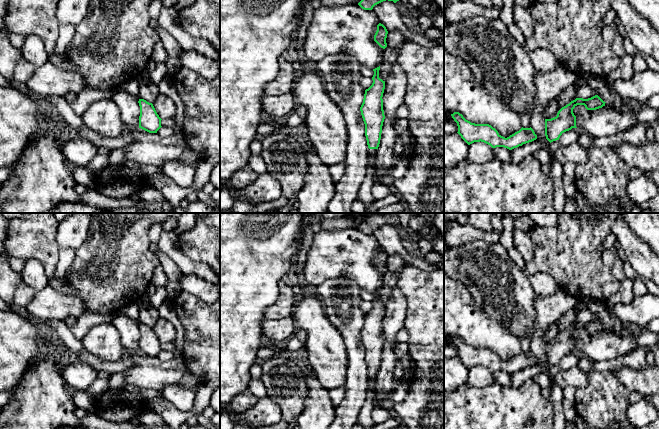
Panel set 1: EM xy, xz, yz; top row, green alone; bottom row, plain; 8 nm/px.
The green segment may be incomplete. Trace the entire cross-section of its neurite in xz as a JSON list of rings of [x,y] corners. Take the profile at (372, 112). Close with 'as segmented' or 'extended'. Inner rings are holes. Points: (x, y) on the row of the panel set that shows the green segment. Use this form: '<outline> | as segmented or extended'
[[[380,66],[373,69],[373,83],[365,90],[363,103],[360,107],[365,124],[365,136],[369,148],[369,155],[375,158],[380,144],[382,126],[385,119],[382,99],[385,81],[379,78],[379,70]]] | extended

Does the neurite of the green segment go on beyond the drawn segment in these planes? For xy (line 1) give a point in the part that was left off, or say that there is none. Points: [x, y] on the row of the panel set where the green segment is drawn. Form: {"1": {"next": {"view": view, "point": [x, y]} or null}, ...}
{"1": {"next": null}}

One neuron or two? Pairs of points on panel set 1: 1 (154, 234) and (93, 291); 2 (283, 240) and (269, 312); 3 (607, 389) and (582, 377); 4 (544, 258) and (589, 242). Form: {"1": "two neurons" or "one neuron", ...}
{"1": "two neurons", "2": "two neurons", "3": "two neurons", "4": "one neuron"}

